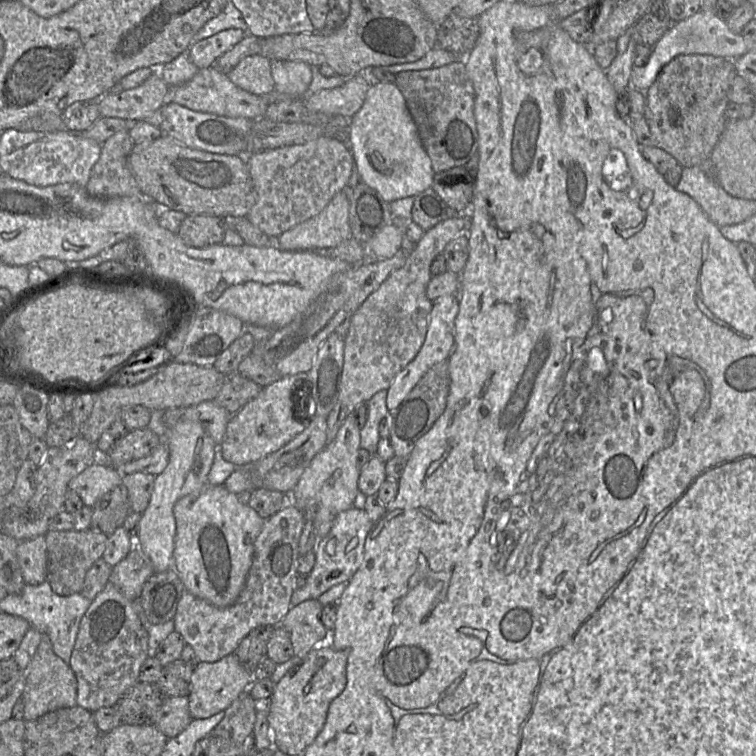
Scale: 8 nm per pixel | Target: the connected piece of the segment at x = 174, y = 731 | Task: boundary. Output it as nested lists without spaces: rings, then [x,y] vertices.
[[[187,696],[165,698],[153,725],[168,739],[179,735],[192,721]]]

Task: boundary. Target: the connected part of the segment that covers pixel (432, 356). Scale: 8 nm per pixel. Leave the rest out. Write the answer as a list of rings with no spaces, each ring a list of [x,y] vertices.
[[[457,294],[440,296],[433,301],[423,345],[415,358],[396,375],[387,389],[386,406],[389,411],[395,409],[400,404],[432,366],[449,358],[453,352],[454,324],[458,311],[459,303]]]

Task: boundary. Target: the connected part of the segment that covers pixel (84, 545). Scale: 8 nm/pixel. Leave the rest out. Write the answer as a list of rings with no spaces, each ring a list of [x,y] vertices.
[[[92,529],[49,530],[45,534],[47,546],[47,581],[52,590],[60,596],[80,593],[86,573],[92,565],[103,557],[108,536]]]

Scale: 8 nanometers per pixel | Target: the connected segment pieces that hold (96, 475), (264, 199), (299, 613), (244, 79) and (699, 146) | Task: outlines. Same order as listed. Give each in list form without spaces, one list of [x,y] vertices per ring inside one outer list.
[[[98,460],[68,483],[68,490],[76,492],[85,506],[92,507],[96,500],[122,484],[123,474],[105,461]]]
[[[329,137],[243,156],[255,194],[255,202],[246,217],[270,237],[278,237],[319,214],[347,184],[354,160],[348,144]]]
[[[308,599],[290,607],[282,619],[280,625],[290,635],[294,658],[328,642],[330,633],[321,622],[322,607],[317,599]]]
[[[259,54],[242,59],[226,75],[237,87],[256,96],[267,96],[275,90],[271,61]]]
[[[681,54],[667,63],[644,92],[644,117],[653,145],[672,155],[682,167],[705,162],[726,127],[725,109],[736,75],[734,60],[713,55]]]

